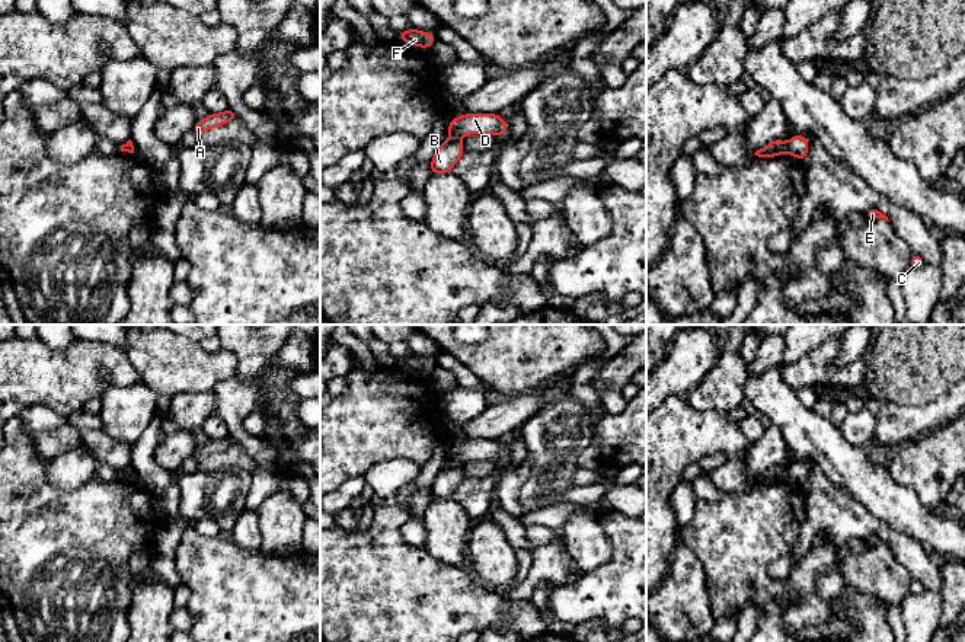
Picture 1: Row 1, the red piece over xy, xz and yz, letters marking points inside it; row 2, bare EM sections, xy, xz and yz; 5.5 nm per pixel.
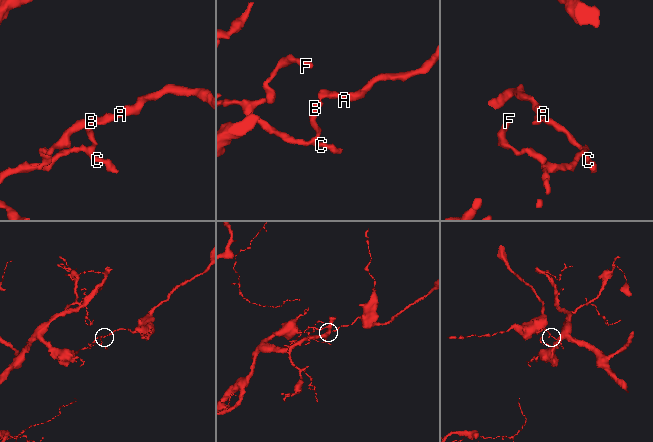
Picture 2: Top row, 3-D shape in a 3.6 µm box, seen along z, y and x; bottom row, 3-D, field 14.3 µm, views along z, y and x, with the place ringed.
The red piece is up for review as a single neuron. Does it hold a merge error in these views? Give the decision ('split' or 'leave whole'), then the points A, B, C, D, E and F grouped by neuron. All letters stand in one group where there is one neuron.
split; A D / B C E F

